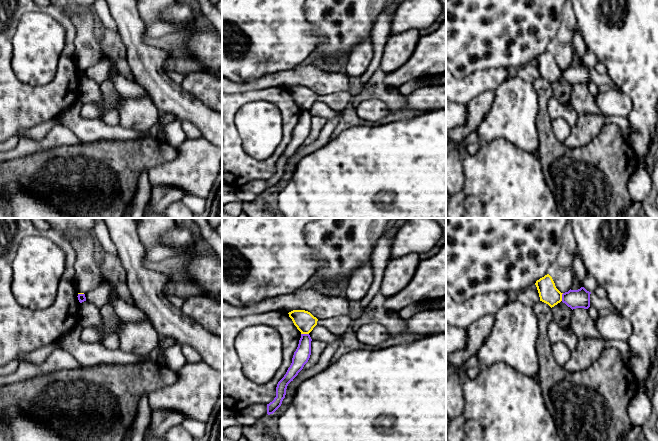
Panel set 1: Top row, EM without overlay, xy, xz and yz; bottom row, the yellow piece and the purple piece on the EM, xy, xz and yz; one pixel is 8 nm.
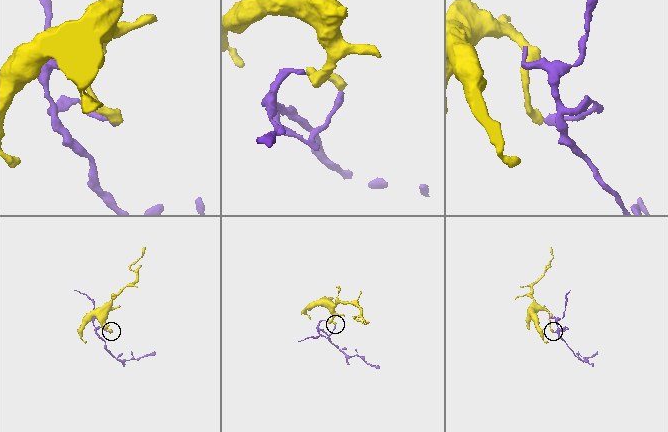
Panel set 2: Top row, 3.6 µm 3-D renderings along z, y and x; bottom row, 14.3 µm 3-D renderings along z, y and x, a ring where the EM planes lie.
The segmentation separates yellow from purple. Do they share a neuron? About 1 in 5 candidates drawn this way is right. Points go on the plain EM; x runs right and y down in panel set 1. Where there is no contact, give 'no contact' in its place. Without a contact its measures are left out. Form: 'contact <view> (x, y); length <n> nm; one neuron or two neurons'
contact xz (305, 109); length 60 nm; two neurons

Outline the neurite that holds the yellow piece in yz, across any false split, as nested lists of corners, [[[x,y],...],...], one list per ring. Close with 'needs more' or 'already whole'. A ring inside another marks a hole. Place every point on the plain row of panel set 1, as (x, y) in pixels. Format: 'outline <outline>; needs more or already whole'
outline [[[547,50],[535,59],[540,77],[548,80],[551,84],[562,77],[562,70],[555,62],[552,53]]]; already whole

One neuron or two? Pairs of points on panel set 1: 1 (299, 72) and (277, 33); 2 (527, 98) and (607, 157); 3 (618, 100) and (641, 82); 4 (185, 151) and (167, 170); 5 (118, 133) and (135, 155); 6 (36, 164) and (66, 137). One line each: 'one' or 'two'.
1: two
2: two
3: two
4: one
5: two
6: two

